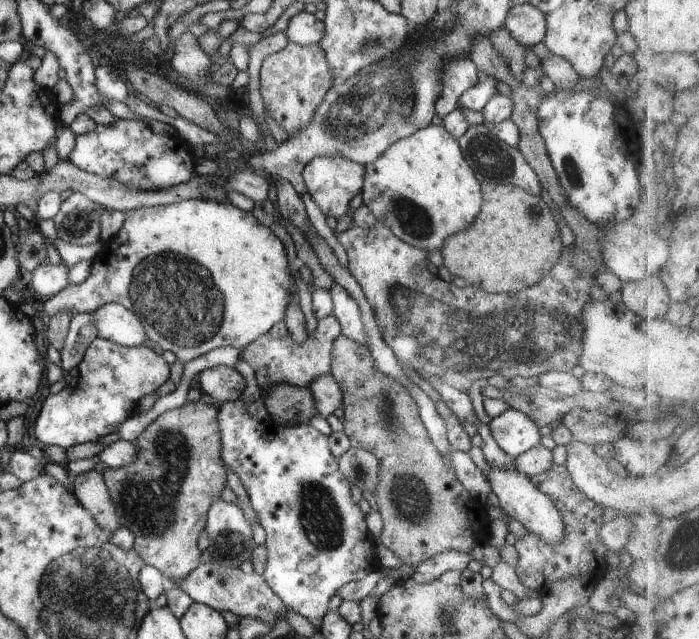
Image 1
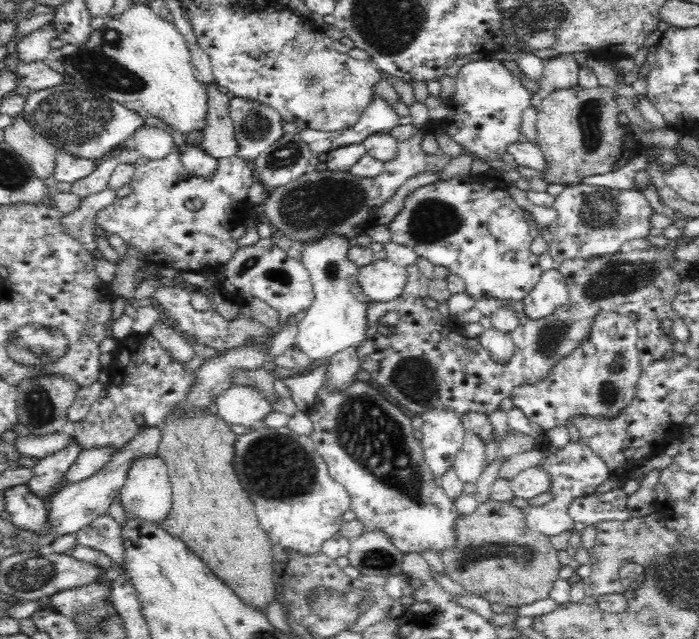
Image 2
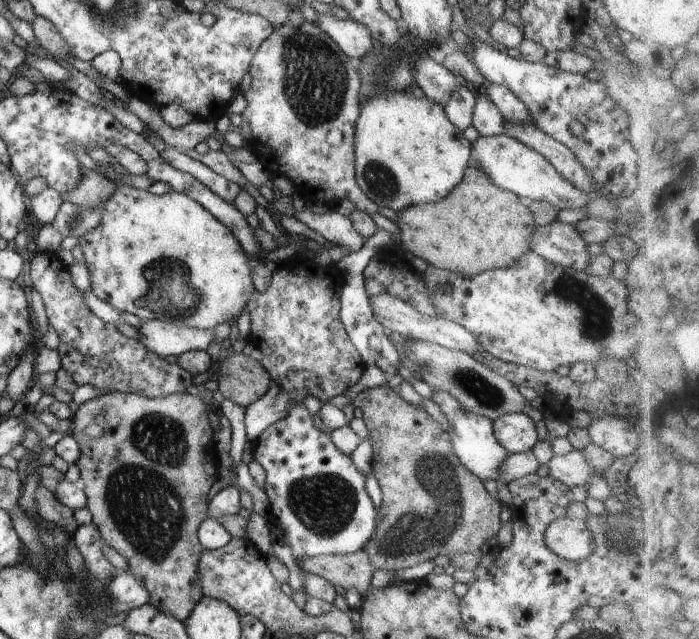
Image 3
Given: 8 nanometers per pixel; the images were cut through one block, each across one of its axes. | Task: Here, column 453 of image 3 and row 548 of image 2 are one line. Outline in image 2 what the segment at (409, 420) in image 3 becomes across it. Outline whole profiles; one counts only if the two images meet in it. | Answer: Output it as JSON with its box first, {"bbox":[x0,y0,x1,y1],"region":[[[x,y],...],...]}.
{"bbox":[440,499,559,609],"region":[[[488,499],[480,503],[472,514],[459,515],[454,526],[454,548],[440,554],[445,574],[466,589],[469,594],[480,596],[498,609],[507,606],[520,607],[536,600],[549,598],[554,581],[559,578],[558,552],[551,546],[550,537],[528,528],[523,509],[510,501]]]}

